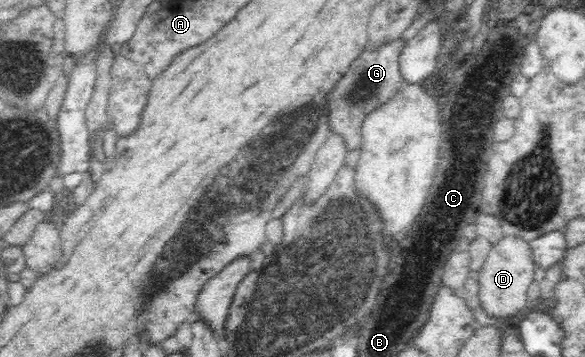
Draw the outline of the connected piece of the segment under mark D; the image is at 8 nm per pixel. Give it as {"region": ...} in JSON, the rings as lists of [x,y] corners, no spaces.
{"region":[[[502,237],[491,247],[484,265],[479,271],[478,289],[484,309],[496,317],[510,317],[520,310],[529,309],[527,304],[528,287],[535,279],[535,261],[532,245],[521,237]]]}

